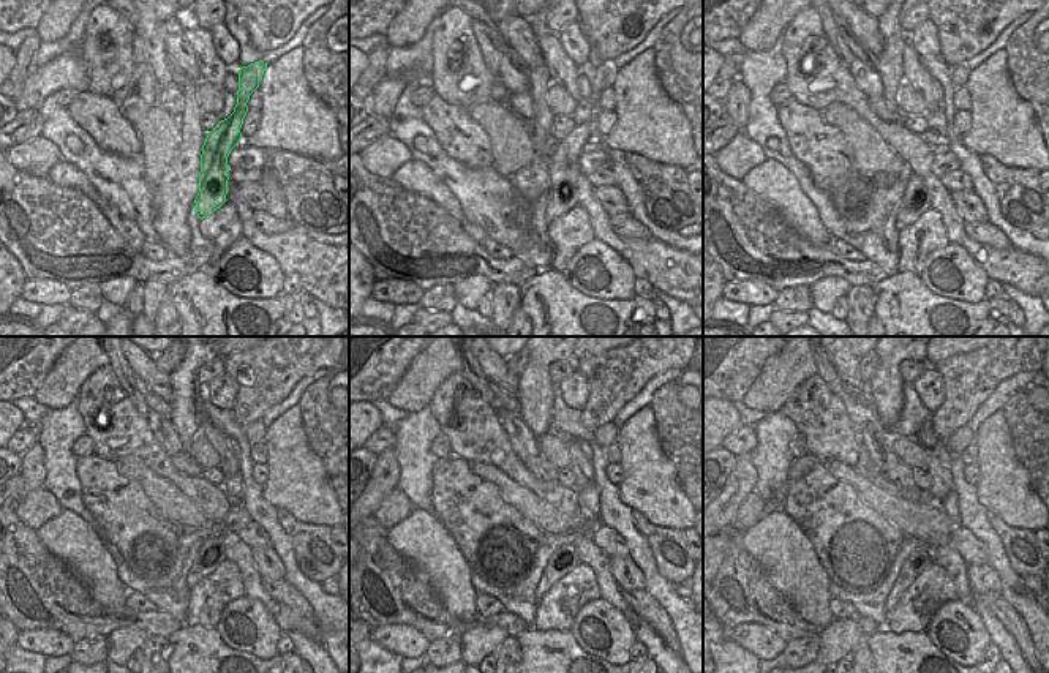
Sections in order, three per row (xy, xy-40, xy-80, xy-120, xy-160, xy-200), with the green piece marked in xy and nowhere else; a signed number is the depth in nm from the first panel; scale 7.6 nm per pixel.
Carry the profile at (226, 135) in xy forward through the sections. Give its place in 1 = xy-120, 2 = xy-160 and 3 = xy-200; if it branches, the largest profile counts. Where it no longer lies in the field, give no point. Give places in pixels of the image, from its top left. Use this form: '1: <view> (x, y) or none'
1: xy-120 (210, 555)
2: xy-160 (564, 558)
3: xy-200 (920, 560)

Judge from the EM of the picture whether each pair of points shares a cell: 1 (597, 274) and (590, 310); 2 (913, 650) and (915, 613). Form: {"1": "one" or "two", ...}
{"1": "two", "2": "two"}

